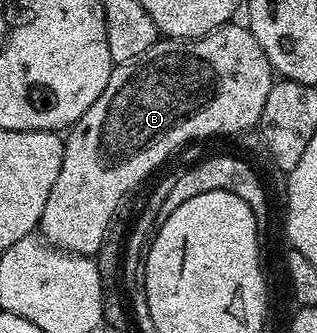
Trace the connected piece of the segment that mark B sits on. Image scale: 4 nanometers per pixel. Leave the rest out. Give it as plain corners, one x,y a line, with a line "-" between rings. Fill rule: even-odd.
229,21
224,26
214,29
210,33
198,36
197,39
169,39
161,38
142,57
138,57
129,63
121,63
113,66
110,73
110,81
106,81
106,89
86,113
76,123
73,123
64,139
64,156
62,157
62,169
58,173
58,181
54,181
54,189
50,189
50,197
46,197
46,209
42,209
42,217
38,228
39,234
54,247
61,251
75,251
78,255
95,256
96,250
104,243
108,235
108,226
120,207
120,202
127,197
128,191
132,191
151,171
156,171
179,147
187,145
191,139
208,139
211,135
236,135
239,131
248,131
259,124
262,117
262,105
266,105
266,97
270,93
274,82
274,72
266,53
262,53
262,45
254,41
254,33
249,31
247,26
236,24
236,21

